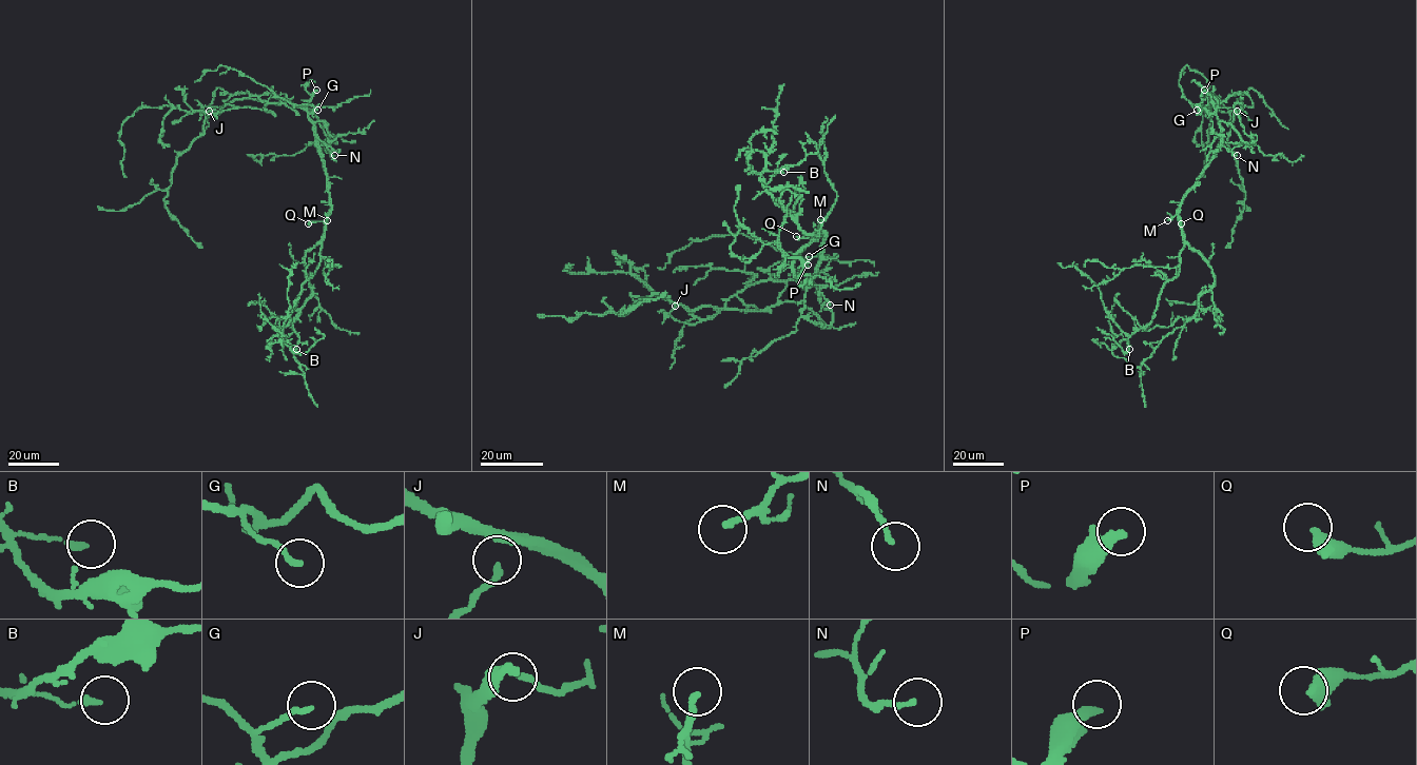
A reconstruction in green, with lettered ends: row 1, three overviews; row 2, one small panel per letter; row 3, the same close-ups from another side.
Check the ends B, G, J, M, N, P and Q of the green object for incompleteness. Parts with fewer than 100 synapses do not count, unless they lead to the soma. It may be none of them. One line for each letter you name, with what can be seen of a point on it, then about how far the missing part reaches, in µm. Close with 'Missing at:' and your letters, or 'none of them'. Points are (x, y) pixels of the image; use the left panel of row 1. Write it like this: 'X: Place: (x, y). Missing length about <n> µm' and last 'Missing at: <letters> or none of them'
P: Place: (316, 90). Missing length about 90 µm
Missing at: P

